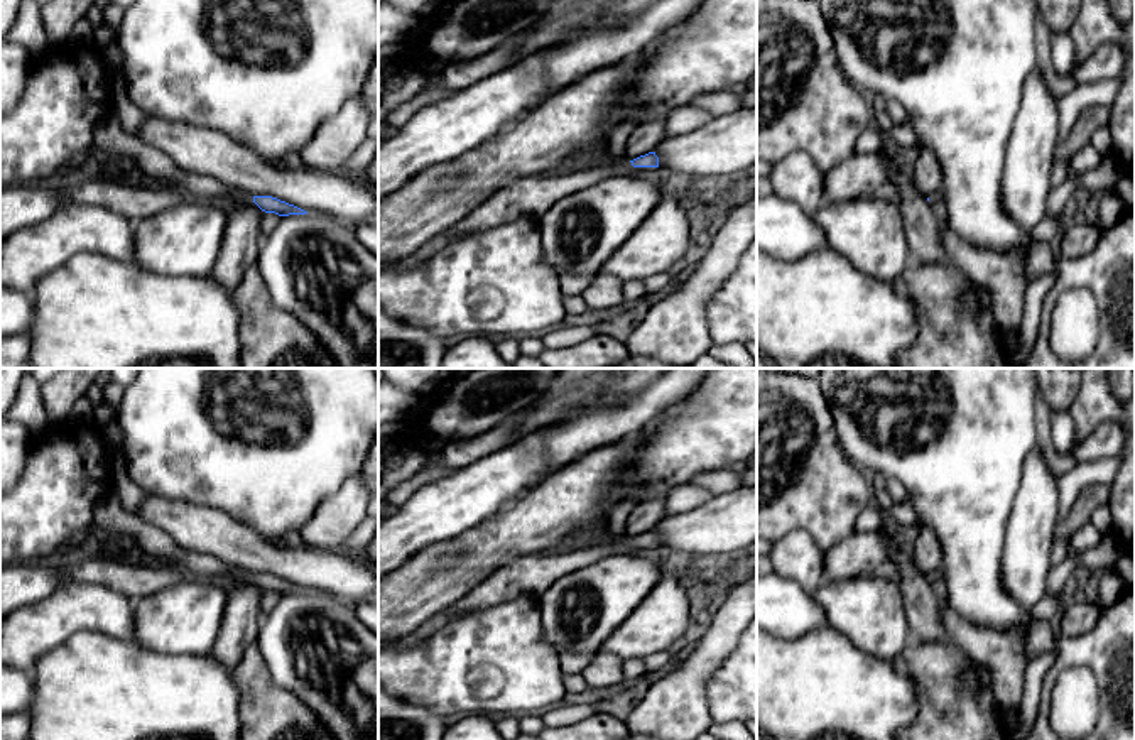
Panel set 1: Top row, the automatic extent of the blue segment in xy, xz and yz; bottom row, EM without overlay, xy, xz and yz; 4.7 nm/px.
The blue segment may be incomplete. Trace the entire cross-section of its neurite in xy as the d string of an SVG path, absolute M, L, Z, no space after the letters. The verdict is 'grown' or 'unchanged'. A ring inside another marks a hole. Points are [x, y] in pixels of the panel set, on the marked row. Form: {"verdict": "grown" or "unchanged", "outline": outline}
{"verdict": "grown", "outline": "M231 191L226 198L220 199L218 203L225 204L228 209L255 203L262 211L265 213L275 213L279 216L289 216L289 215L306 215L307 211L289 204L285 201L280 201L272 196L250 196L243 191Z"}

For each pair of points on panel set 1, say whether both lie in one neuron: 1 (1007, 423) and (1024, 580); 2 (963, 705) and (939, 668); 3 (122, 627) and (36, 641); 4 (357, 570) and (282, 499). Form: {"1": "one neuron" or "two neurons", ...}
{"1": "two neurons", "2": "one neuron", "3": "one neuron", "4": "two neurons"}

